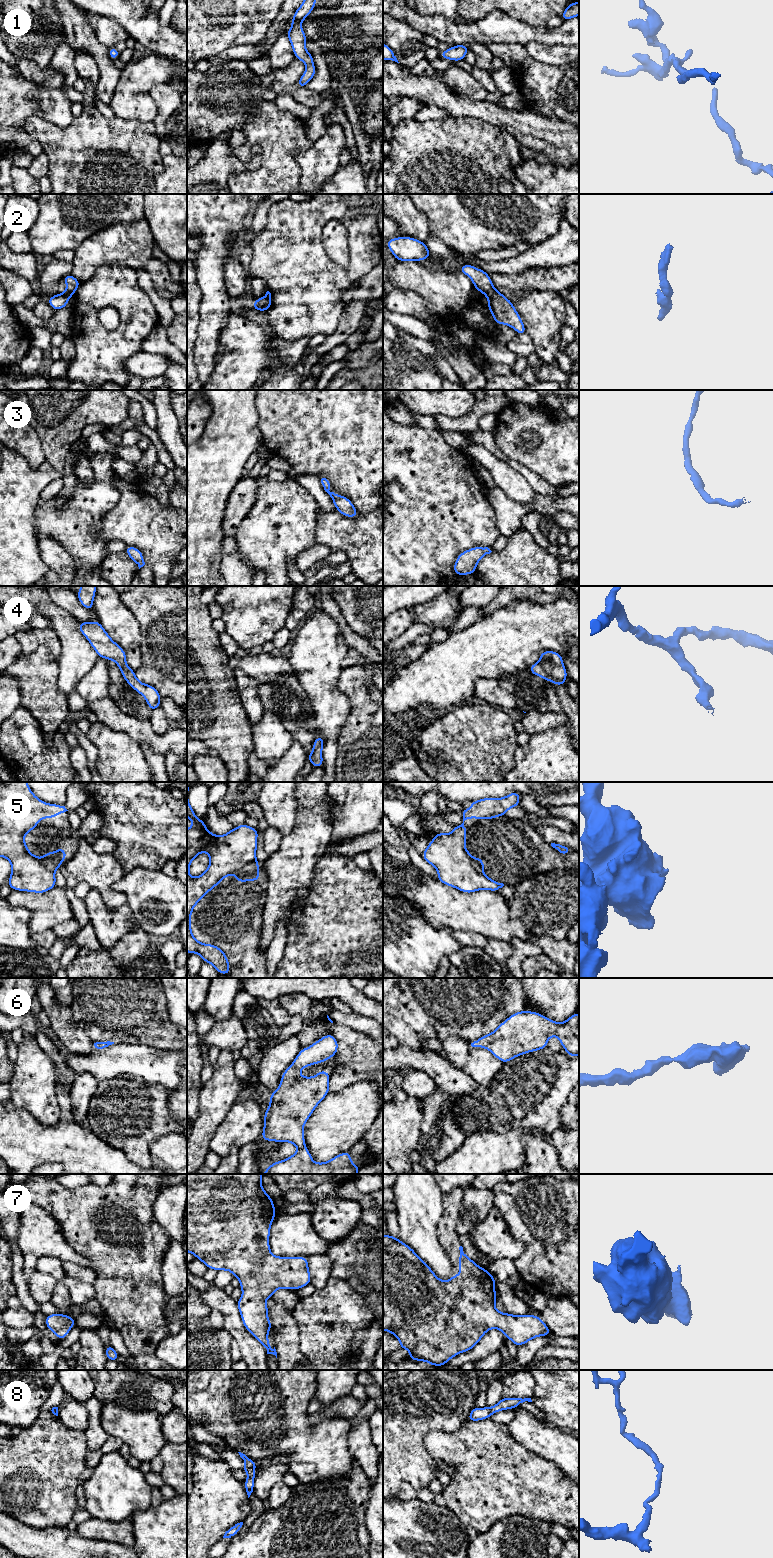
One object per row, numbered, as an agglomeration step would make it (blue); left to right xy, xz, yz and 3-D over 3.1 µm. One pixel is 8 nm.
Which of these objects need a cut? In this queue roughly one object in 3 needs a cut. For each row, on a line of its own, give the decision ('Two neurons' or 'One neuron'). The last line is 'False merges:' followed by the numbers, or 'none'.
1: One neuron
2: One neuron
3: One neuron
4: One neuron
5: Two neurons
6: One neuron
7: One neuron
8: One neuron
False merges: 5

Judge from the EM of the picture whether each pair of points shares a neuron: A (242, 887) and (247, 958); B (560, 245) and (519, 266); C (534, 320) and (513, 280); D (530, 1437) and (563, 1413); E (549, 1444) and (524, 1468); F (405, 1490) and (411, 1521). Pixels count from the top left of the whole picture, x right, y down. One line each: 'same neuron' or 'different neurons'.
A: same neuron
B: same neuron
C: different neurons
D: different neurons
E: different neurons
F: different neurons

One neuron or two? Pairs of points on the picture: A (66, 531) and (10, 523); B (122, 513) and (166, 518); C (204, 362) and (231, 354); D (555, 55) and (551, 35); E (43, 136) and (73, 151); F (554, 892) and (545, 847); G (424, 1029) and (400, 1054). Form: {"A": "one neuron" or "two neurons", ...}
{"A": "two neurons", "B": "one neuron", "C": "two neurons", "D": "two neurons", "E": "one neuron", "F": "two neurons", "G": "two neurons"}

